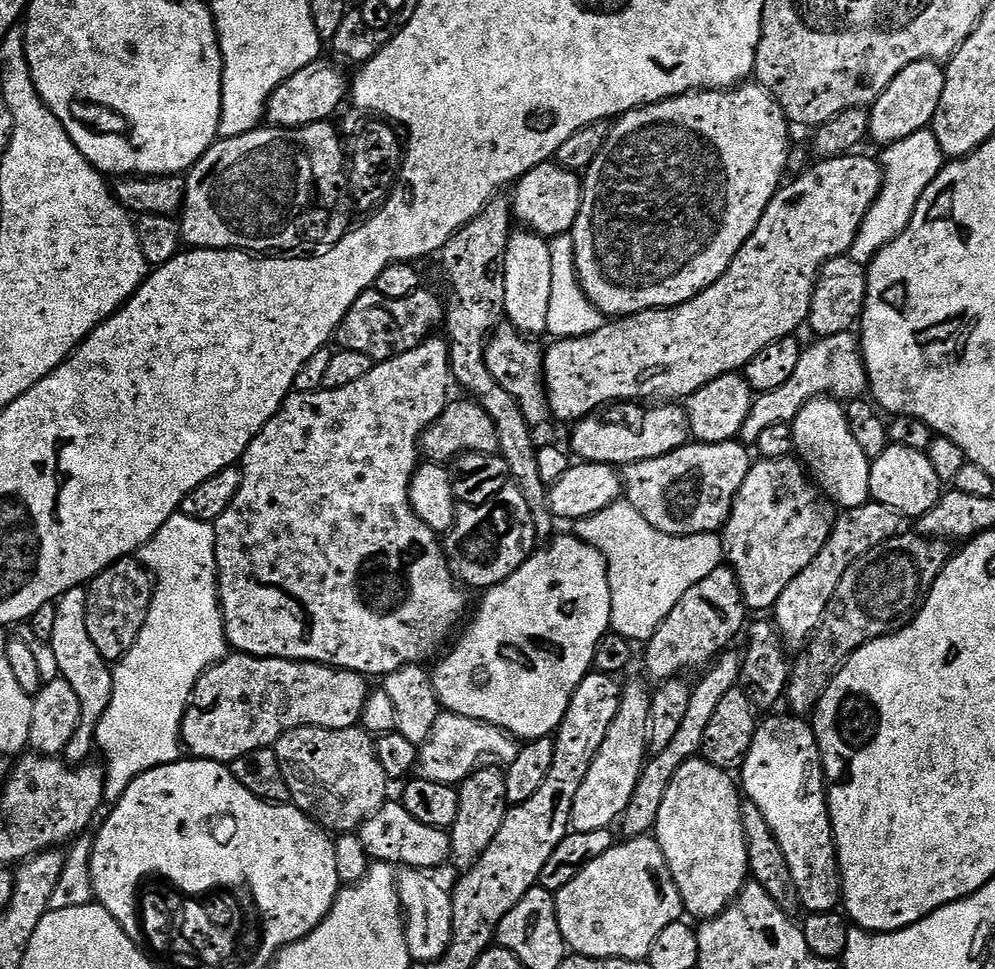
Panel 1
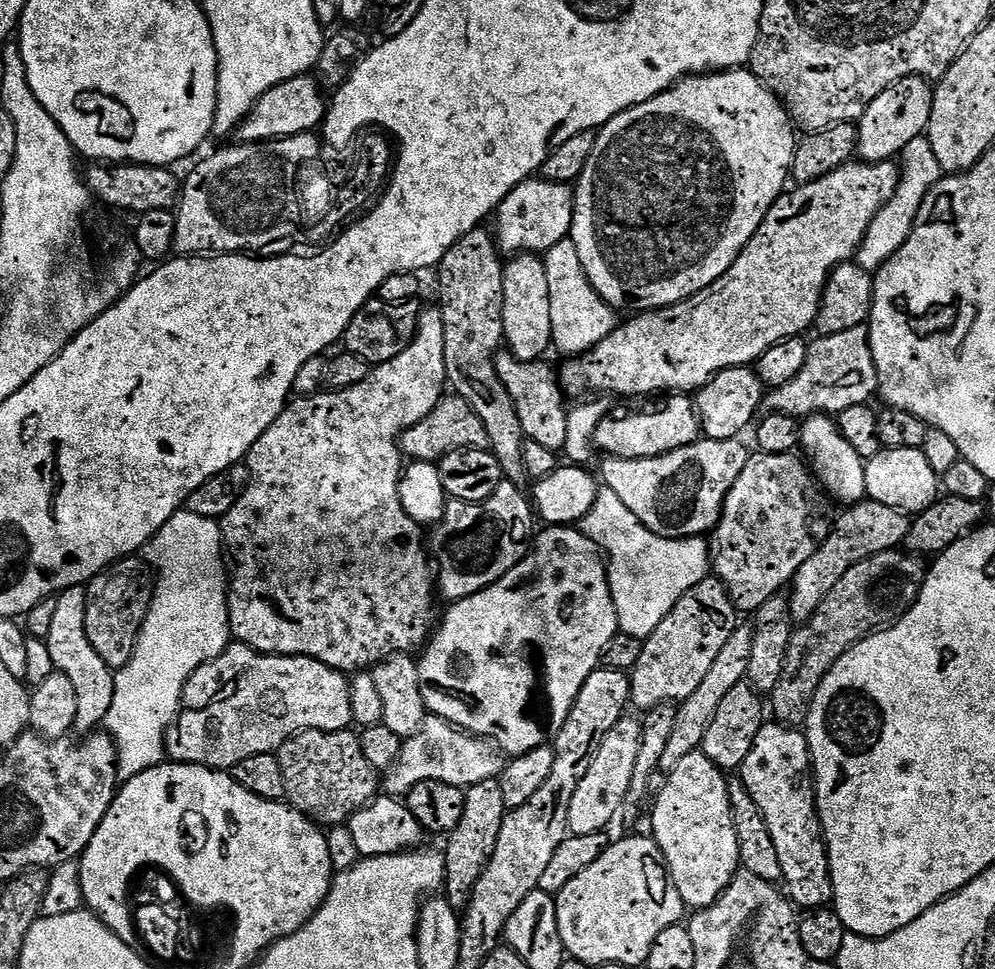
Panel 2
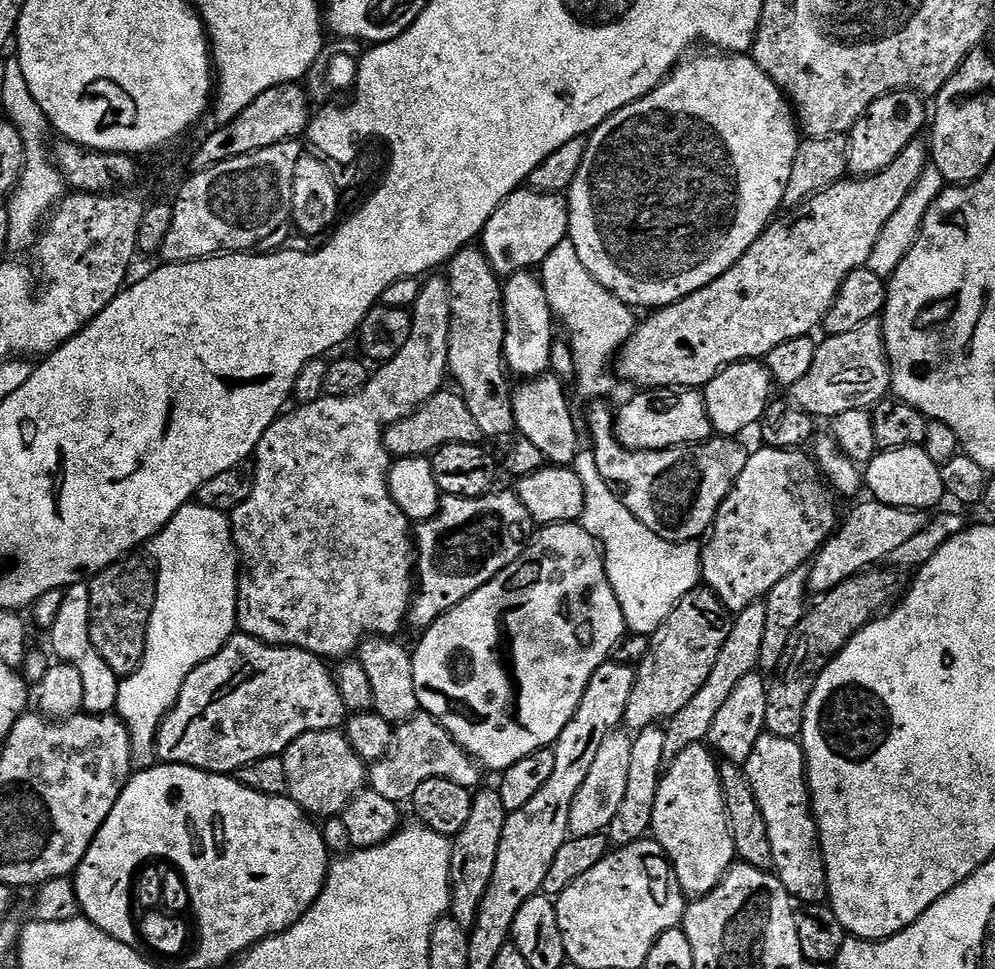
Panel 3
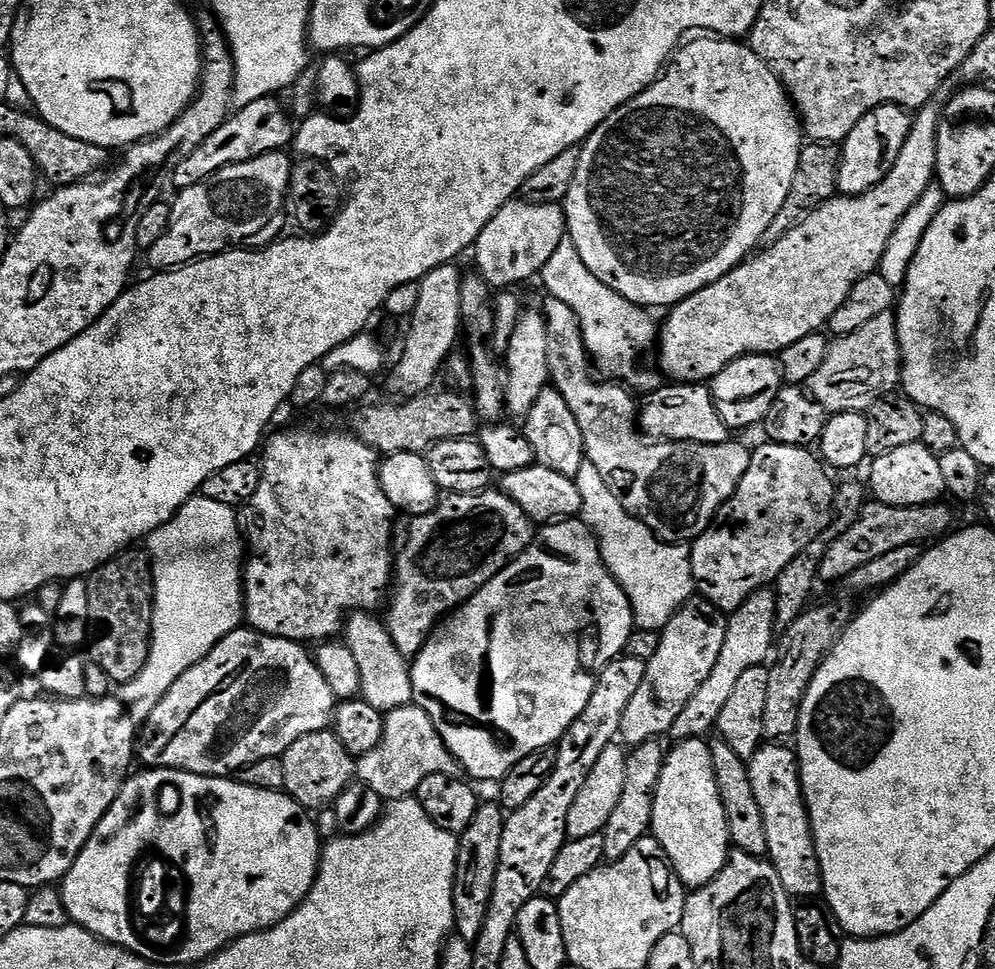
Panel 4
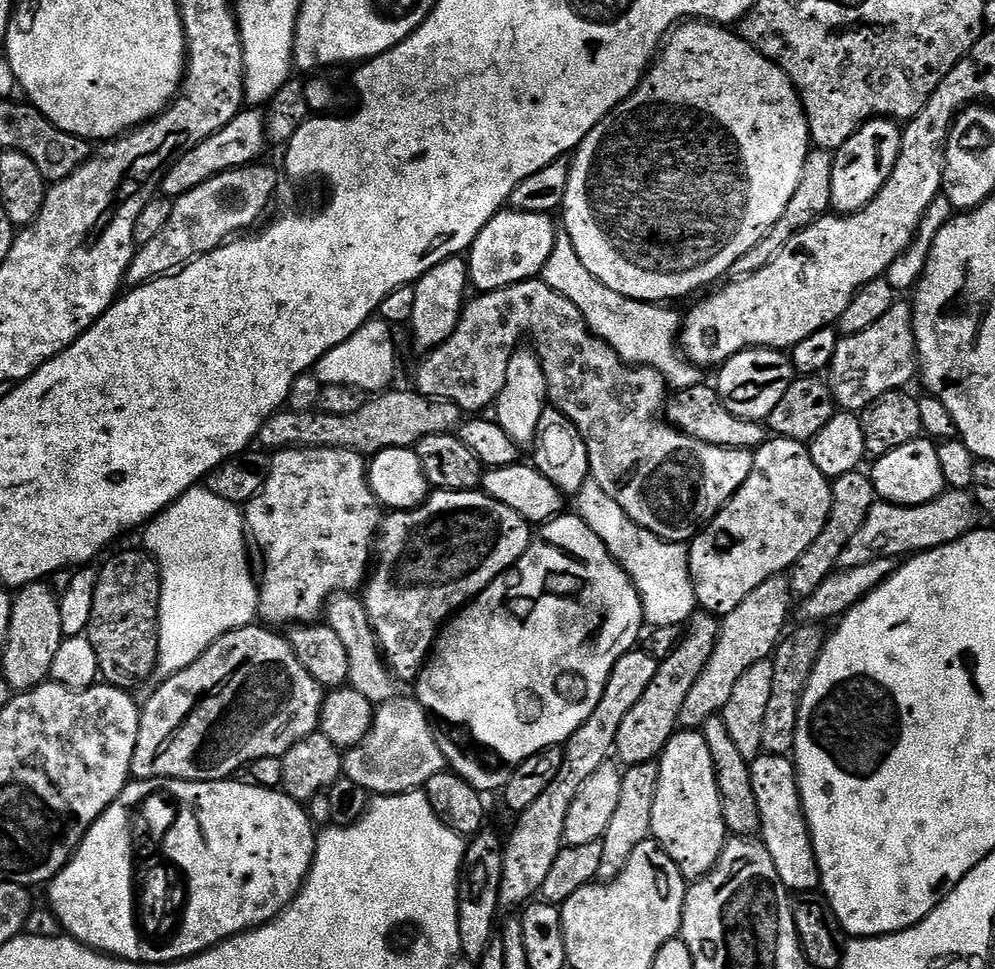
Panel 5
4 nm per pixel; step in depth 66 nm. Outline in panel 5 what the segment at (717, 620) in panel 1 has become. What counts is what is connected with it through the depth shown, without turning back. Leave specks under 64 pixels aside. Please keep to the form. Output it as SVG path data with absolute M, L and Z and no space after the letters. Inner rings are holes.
M697 610L683 629L680 643L665 660L656 665L654 682L646 686L646 694L638 698L634 710L622 718L622 726L618 726L614 756L621 765L638 766L650 760L656 760L664 751L670 737L678 730L676 719L682 710L682 702L686 702L686 694L690 694L698 674L706 666L714 646L718 642L720 620L711 612Z

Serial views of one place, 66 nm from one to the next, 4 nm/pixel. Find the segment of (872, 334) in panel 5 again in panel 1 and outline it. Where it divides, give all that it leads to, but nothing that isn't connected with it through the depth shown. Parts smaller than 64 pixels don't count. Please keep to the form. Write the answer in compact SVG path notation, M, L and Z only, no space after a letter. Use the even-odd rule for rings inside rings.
M855 331L843 332L811 341L813 344L801 351L798 367L794 375L778 390L761 392L753 399L750 414L742 426L739 439L745 445L754 446L758 437L770 426L791 424L806 406L806 402L818 396L835 398L841 402L861 399L868 392L868 371L864 365L864 355L860 352L860 337Z

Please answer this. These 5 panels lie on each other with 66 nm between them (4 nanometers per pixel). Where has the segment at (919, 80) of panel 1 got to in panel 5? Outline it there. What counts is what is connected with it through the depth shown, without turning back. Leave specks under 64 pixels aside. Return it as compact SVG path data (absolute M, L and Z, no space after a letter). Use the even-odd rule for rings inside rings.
M873 118L863 124L845 144L835 149L832 208L837 213L860 212L886 186L900 157L902 128L891 118Z

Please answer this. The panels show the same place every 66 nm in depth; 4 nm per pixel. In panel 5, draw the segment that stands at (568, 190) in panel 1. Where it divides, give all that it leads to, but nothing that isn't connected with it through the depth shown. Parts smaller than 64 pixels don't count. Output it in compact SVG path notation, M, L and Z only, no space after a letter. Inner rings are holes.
M501 210L478 234L467 253L468 278L477 293L493 292L511 284L539 277L546 266L546 258L554 250L558 231L549 214L526 214L515 210Z

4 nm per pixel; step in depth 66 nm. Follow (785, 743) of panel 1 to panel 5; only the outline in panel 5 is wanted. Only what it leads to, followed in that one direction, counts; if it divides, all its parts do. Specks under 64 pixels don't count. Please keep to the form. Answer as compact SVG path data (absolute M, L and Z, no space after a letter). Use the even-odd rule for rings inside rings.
M761 754L751 761L754 798L758 798L760 815L759 839L763 840L770 858L774 858L774 870L789 893L815 892L820 888L820 871L812 849L812 832L800 804L800 791L796 781L796 766L788 756Z

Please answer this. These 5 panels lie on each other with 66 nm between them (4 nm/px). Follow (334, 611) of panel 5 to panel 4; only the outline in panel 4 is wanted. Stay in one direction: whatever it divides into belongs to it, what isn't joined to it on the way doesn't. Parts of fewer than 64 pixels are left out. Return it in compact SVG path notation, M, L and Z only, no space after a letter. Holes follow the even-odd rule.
M370 612L351 613L344 625L342 640L348 645L350 654L354 654L362 677L360 696L370 706L374 706L374 710L387 714L413 703L412 670L409 657L402 655L398 646L394 646L394 638L390 638L387 623L378 617Z

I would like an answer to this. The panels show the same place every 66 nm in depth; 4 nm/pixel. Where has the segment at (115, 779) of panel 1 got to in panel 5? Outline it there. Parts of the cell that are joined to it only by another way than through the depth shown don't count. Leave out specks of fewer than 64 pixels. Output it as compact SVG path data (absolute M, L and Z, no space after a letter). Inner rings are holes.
M207 486L194 487L190 489L186 495L179 496L165 512L159 512L153 520L148 521L146 527L143 529L142 535L144 535L145 544L143 544L143 547L147 549L151 555L156 557L156 563L160 565L158 662L156 663L154 676L157 681L163 682L171 678L174 674L186 670L186 666L198 662L200 652L197 650L208 648L214 642L218 642L218 638L222 638L234 630L249 627L258 616L260 593L258 591L258 580L254 575L253 561L252 564L248 561L248 552L250 556L250 540L246 535L245 513L241 511L237 505L218 498L218 494L210 494L210 490Z

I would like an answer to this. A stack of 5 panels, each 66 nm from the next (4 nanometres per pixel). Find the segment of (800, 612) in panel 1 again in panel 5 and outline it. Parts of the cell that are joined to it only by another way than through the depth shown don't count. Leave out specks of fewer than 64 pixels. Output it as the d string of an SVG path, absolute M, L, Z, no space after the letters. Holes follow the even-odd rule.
M946 490L936 500L925 504L873 504L862 530L846 542L846 548L840 554L839 567L853 568L866 562L874 562L882 556L908 558L917 552L926 552L930 548L940 548L965 536L977 527L978 505L968 492Z

